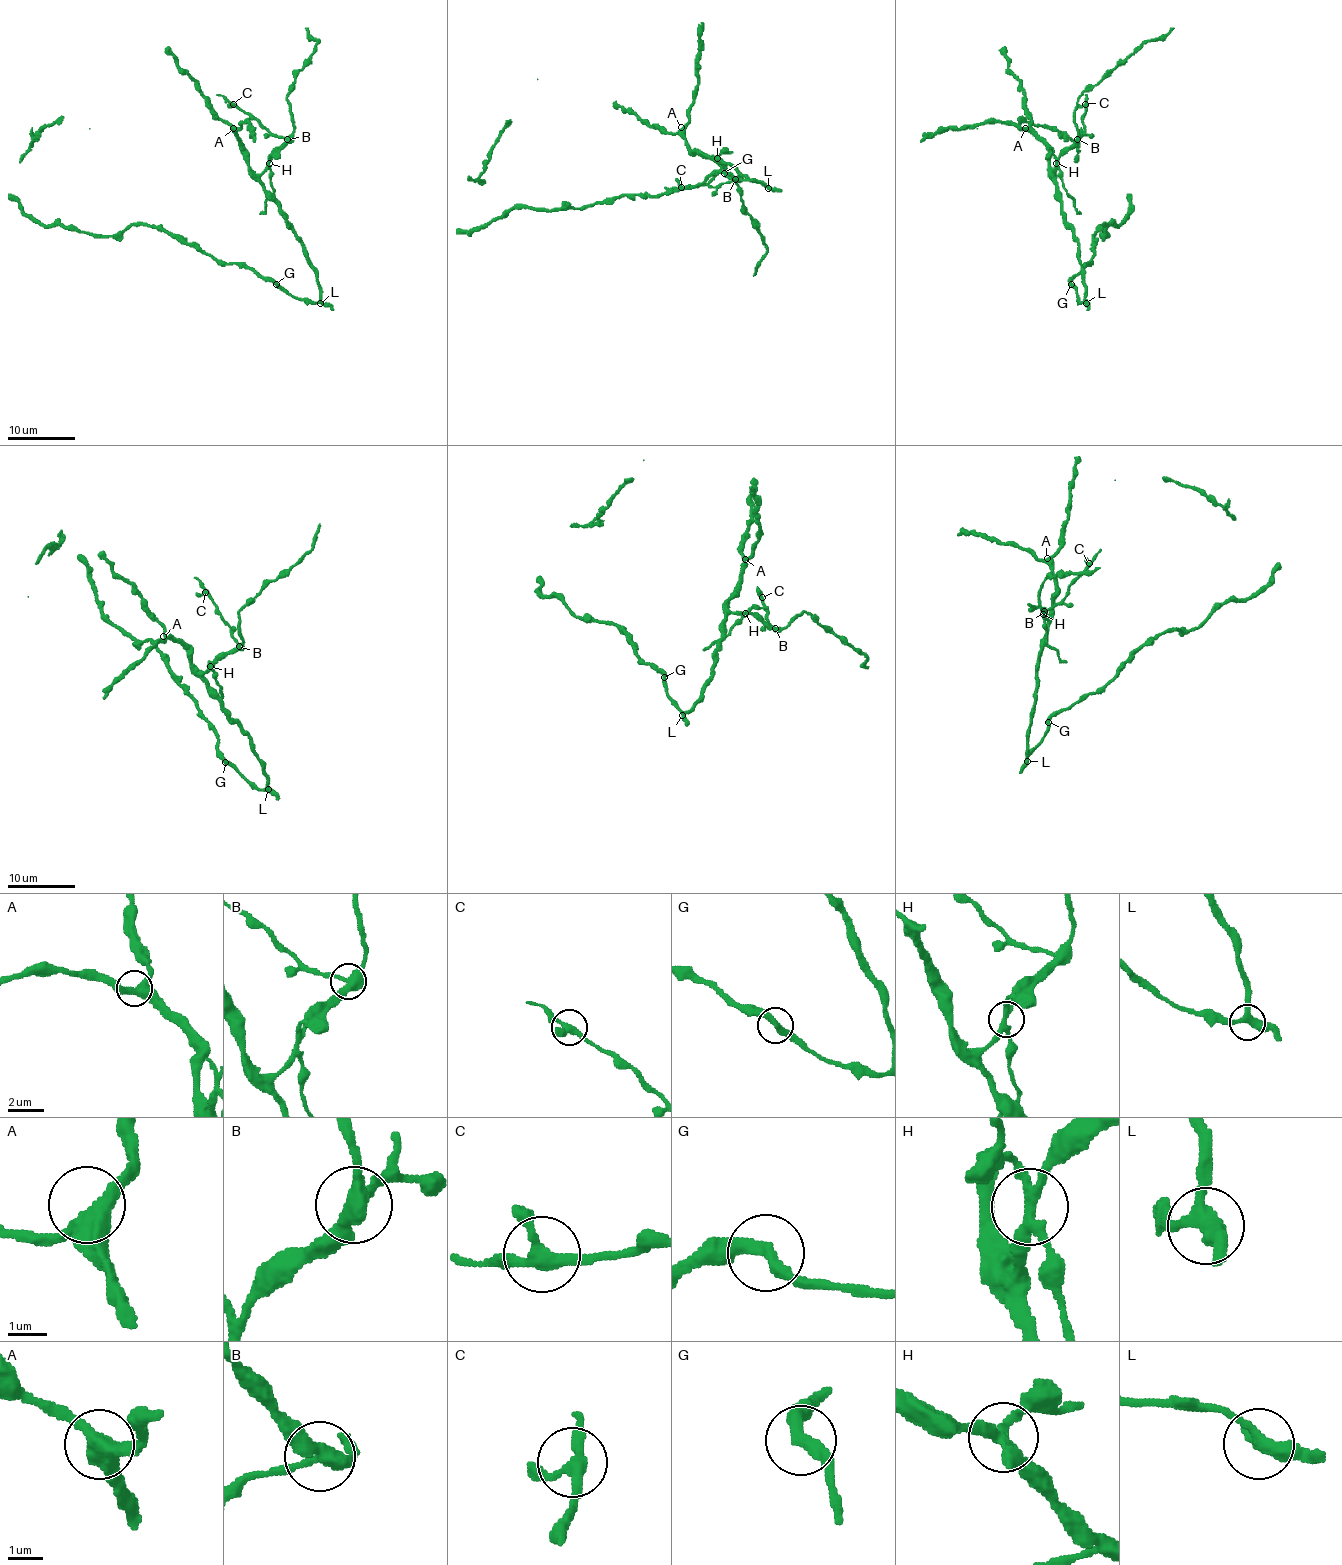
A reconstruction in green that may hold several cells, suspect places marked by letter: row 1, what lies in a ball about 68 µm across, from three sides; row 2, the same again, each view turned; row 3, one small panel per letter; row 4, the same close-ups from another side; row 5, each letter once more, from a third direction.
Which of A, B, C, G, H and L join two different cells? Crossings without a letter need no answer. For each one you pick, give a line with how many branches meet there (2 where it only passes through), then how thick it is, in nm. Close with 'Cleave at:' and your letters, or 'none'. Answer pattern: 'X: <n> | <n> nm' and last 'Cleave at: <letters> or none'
B: 3 | 400 nm
H: 4 | 260 nm
Cleave at: B, H

